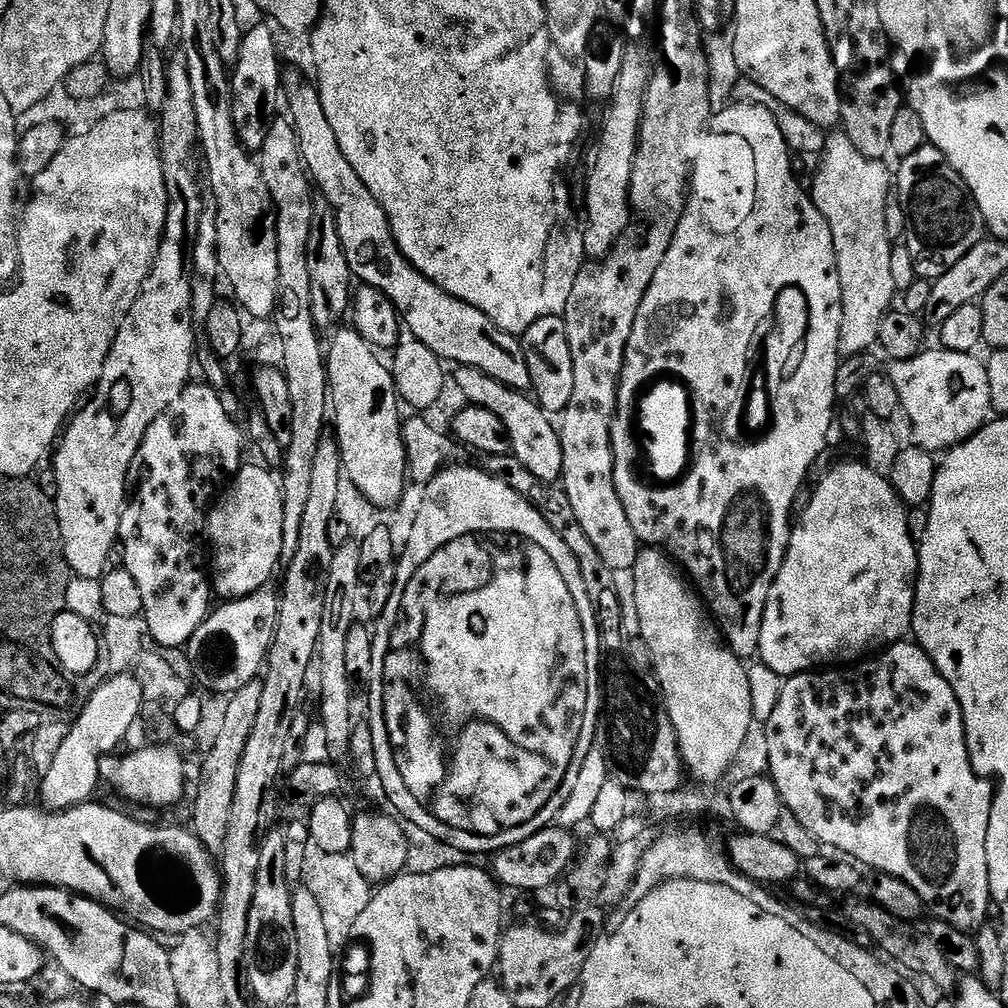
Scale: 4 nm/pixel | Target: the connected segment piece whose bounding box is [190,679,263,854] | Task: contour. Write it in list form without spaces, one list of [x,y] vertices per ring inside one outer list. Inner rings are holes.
[[[252,680],[242,690],[231,693],[222,731],[212,748],[207,749],[204,765],[200,768],[200,785],[196,788],[196,801],[192,804],[191,831],[201,844],[213,854],[224,849],[226,834],[230,830],[230,812],[234,806],[234,792],[238,786],[238,766],[242,766],[242,754],[246,754],[246,742],[250,742],[250,730],[262,710],[263,683]]]

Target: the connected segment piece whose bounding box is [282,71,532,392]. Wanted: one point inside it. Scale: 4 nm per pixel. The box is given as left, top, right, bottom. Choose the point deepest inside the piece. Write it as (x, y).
(458, 332)

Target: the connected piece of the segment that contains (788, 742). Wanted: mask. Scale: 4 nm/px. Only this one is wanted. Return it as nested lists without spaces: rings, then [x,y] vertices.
[[[901,642],[898,644],[890,644],[887,648],[879,653],[877,660],[865,659],[863,662],[857,663],[855,666],[849,667],[847,670],[813,670],[811,672],[799,672],[797,676],[789,676],[783,681],[784,689],[780,692],[780,697],[776,700],[776,705],[772,708],[772,713],[768,716],[768,725],[764,728],[764,744],[768,747],[768,768],[770,779],[776,783],[776,789],[783,800],[785,809],[813,836],[816,840],[821,840],[824,844],[829,844],[832,848],[837,848],[837,853],[843,854],[849,861],[855,862],[857,865],[863,866],[865,869],[873,868],[873,873],[883,874],[885,876],[893,876],[902,882],[906,882],[906,886],[910,886],[924,900],[925,905],[930,906],[931,915],[937,920],[944,920],[952,928],[957,928],[969,934],[975,933],[984,927],[988,916],[988,904],[993,903],[990,894],[990,878],[988,877],[988,867],[986,866],[986,834],[990,826],[990,810],[992,809],[993,789],[987,788],[985,781],[977,776],[972,763],[968,757],[968,743],[966,742],[966,734],[964,733],[964,715],[960,709],[958,698],[954,694],[954,690],[950,686],[950,682],[946,682],[946,678],[942,678],[942,674],[934,666],[934,662],[925,654],[924,649],[915,642]]]

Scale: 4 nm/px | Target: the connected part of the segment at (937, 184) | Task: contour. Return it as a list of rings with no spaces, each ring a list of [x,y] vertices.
[[[931,146],[919,148],[914,154],[899,161],[898,167],[900,169],[896,168],[894,172],[894,185],[900,192],[901,206],[904,208],[905,220],[908,223],[905,226],[903,243],[907,245],[910,258],[913,259],[917,277],[935,278],[941,276],[942,273],[951,270],[958,262],[962,262],[962,258],[966,258],[966,254],[970,254],[970,250],[974,250],[974,246],[978,246],[981,240],[985,239],[984,219],[978,206],[968,195],[963,178],[948,165],[946,158],[937,148]]]

